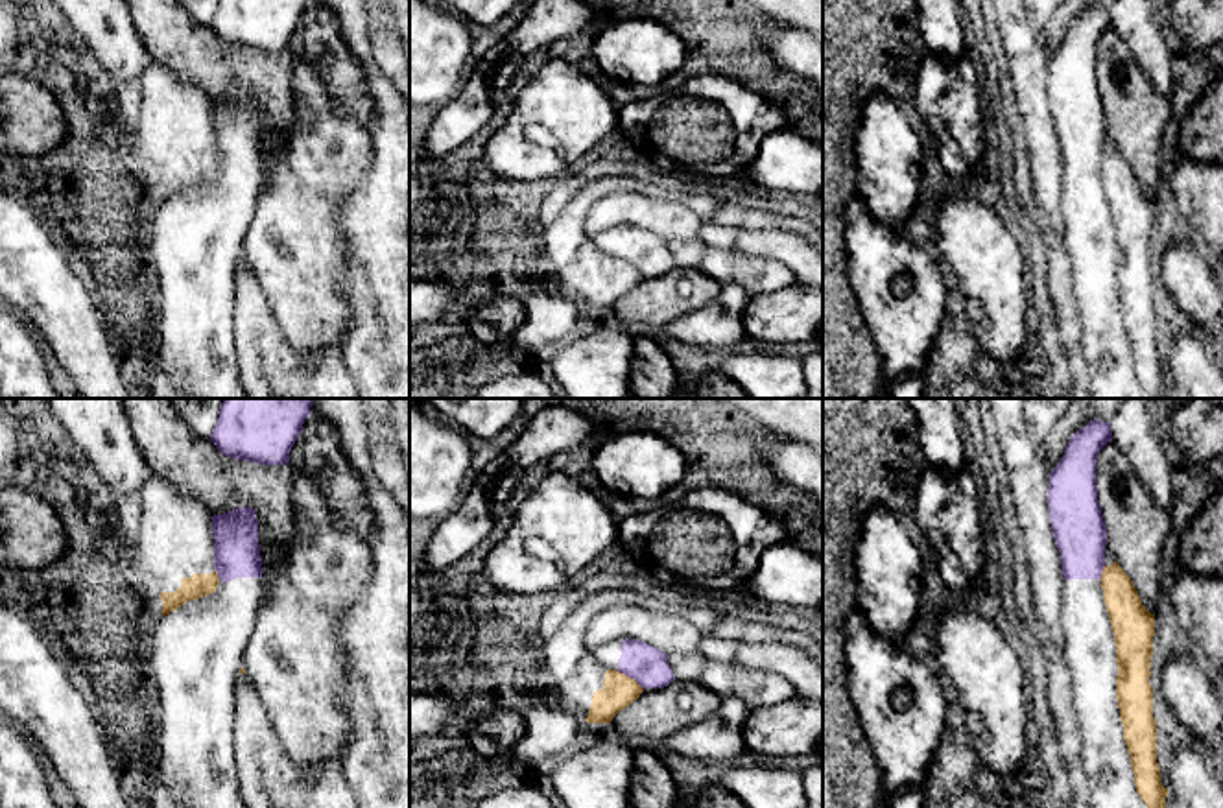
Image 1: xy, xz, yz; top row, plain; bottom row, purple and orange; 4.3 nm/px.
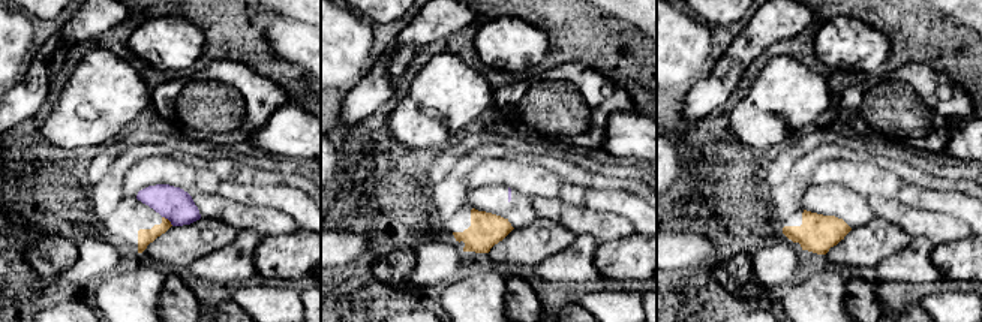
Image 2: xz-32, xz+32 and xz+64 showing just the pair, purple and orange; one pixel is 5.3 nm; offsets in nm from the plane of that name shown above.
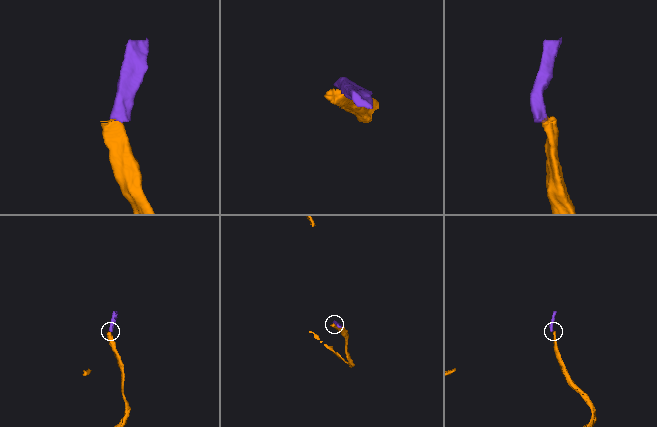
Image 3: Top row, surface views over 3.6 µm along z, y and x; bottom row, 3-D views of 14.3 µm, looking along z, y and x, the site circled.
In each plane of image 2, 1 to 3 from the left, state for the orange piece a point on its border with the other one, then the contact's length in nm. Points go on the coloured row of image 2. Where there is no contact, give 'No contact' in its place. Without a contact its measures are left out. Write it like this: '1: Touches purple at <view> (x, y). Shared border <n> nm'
1: Touches purple at xz-32 (168, 219). Shared border 80 nm
2: No contact
3: No contact

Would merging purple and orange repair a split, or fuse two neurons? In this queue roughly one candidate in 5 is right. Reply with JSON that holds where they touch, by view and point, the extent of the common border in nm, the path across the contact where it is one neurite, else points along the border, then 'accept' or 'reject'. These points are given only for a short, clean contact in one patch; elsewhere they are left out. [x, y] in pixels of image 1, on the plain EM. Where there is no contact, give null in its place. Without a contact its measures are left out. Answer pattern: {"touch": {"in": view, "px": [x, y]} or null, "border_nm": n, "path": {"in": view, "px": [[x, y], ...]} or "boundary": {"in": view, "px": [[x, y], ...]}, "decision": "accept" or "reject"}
{"touch": {"in": "xz", "px": [631, 264]}, "border_nm": 140, "boundary": {"in": "xz", "px": [[618, 259], [633, 264], [644, 275]]}, "decision": "reject"}

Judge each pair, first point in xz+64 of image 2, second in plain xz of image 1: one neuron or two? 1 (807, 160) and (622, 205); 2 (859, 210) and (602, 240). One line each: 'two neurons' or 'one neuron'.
1: two neurons
2: one neuron

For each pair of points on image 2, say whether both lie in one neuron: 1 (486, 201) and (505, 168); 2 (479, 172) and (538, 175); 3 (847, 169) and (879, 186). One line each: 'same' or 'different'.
1: different
2: same
3: same

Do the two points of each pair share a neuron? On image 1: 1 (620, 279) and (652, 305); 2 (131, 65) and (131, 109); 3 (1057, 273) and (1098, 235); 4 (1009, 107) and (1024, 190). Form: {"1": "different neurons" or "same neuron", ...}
{"1": "different neurons", "2": "different neurons", "3": "different neurons", "4": "same neuron"}

